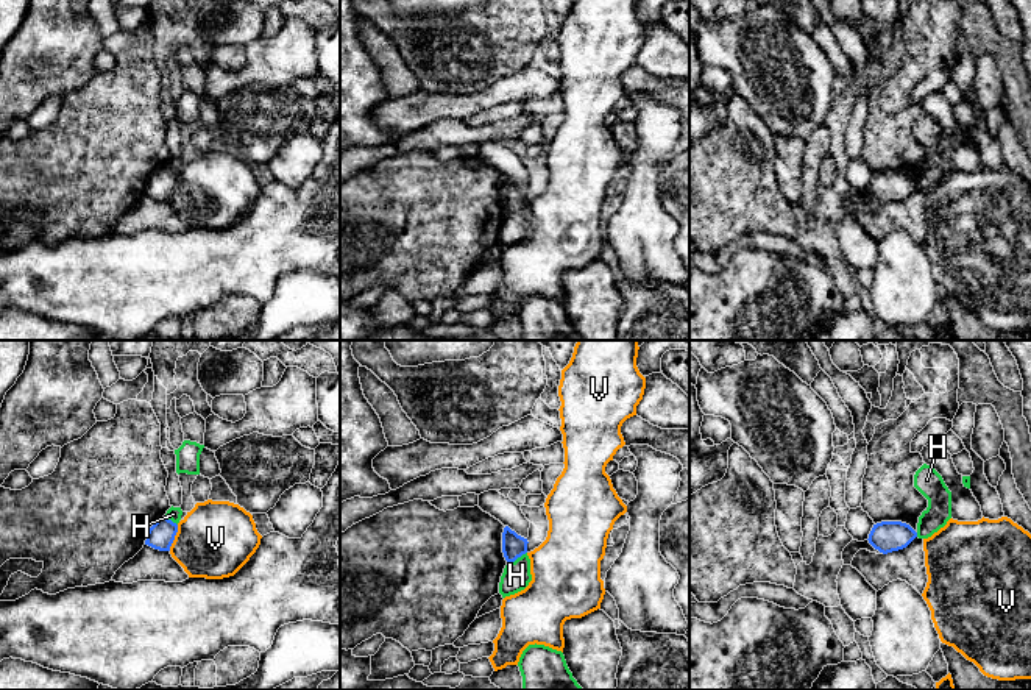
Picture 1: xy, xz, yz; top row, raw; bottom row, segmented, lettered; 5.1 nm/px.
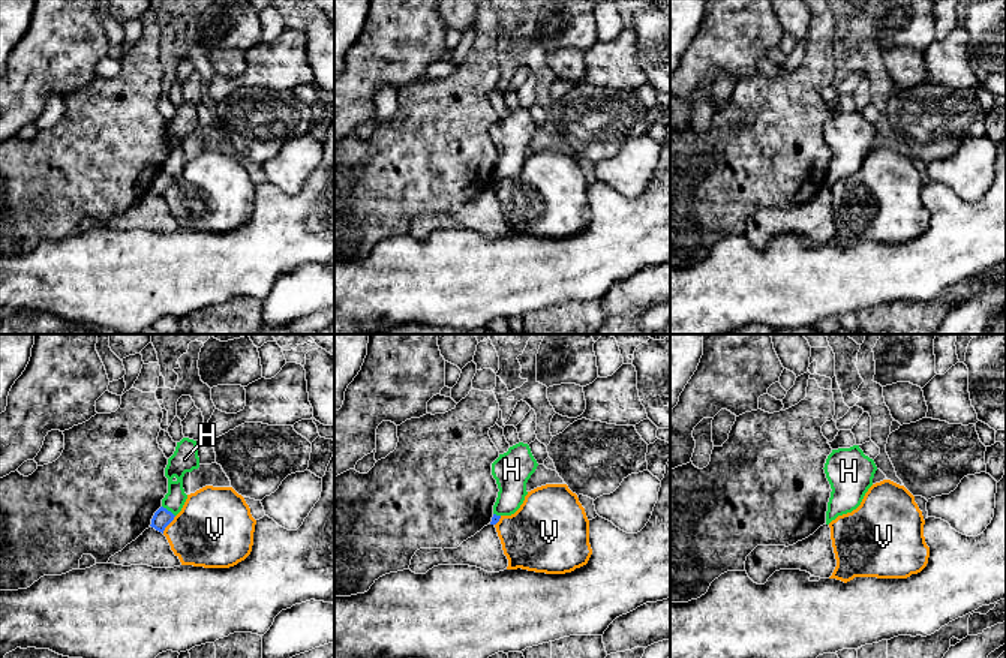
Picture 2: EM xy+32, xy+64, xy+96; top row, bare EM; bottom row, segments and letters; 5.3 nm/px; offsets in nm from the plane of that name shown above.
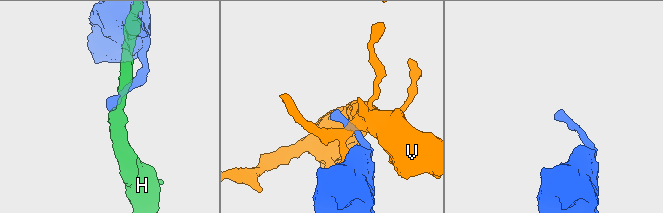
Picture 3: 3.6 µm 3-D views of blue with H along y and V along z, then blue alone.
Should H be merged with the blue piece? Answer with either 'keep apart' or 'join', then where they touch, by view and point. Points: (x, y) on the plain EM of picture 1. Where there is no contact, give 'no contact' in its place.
keep apart; contact xz (517, 208)

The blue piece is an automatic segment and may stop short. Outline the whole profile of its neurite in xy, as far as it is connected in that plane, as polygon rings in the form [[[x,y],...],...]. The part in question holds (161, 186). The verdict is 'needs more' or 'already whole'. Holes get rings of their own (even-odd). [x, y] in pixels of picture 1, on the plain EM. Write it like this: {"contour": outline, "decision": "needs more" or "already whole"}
{"contour": [[[164,165],[148,180],[145,195],[159,201],[170,201],[176,183],[178,175]]], "decision": "already whole"}

